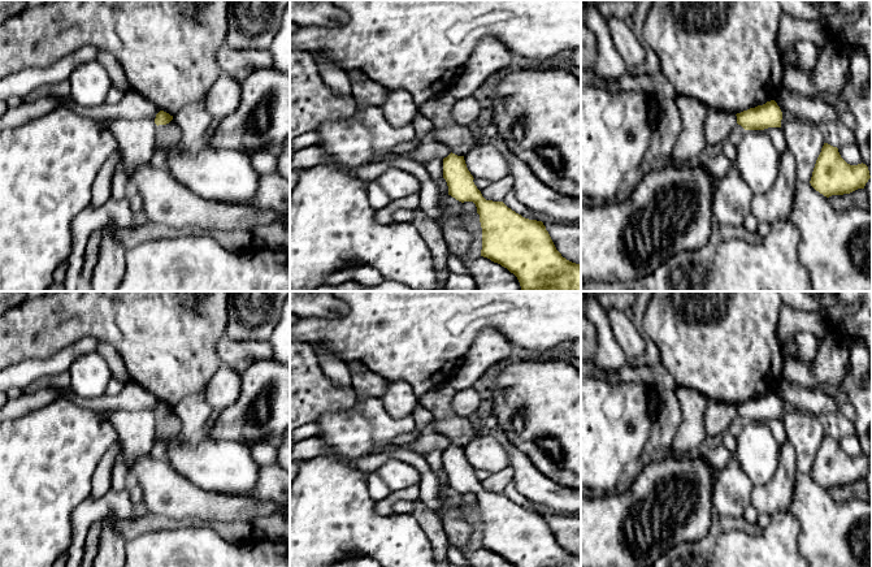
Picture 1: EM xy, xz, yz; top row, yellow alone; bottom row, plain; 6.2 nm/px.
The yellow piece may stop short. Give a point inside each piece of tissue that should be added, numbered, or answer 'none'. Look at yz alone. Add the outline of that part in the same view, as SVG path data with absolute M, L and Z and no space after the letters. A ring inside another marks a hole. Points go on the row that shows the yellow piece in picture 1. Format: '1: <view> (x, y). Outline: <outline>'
none

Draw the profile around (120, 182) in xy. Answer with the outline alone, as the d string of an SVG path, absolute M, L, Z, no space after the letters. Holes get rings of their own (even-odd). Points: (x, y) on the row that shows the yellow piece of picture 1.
M118 152L118 161L112 177L112 199L125 199L130 194L130 183L123 168L123 156Z

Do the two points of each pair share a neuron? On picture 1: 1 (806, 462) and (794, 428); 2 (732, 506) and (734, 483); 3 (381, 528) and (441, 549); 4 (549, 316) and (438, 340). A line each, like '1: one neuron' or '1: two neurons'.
1: one neuron
2: one neuron
3: two neurons
4: one neuron

